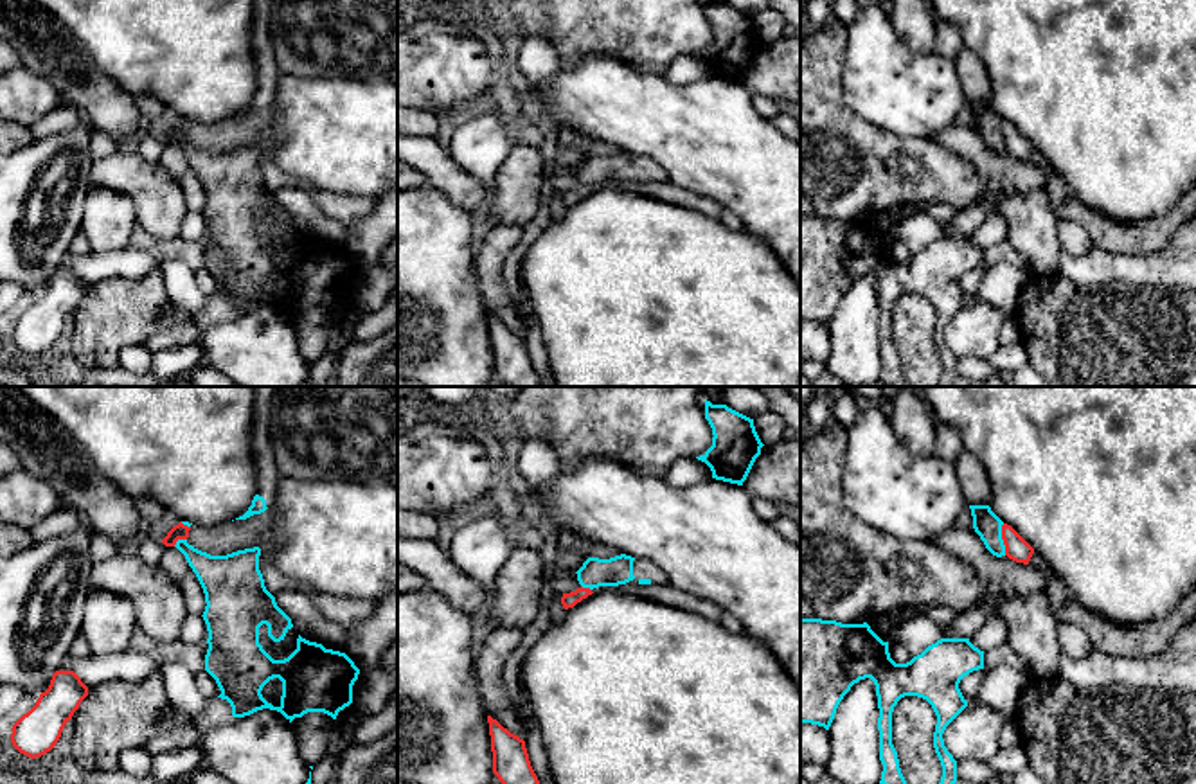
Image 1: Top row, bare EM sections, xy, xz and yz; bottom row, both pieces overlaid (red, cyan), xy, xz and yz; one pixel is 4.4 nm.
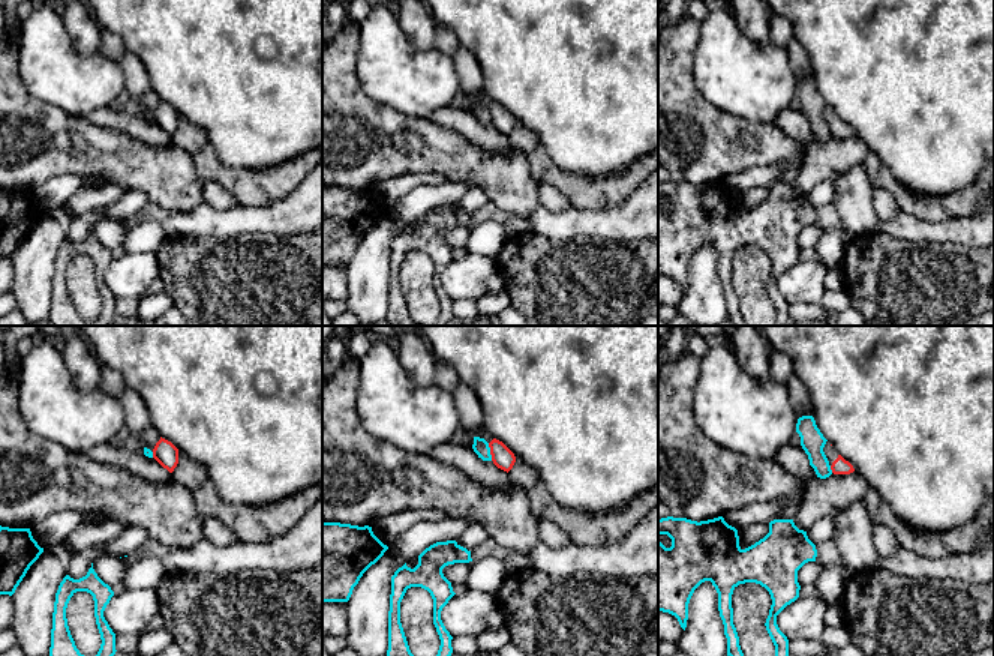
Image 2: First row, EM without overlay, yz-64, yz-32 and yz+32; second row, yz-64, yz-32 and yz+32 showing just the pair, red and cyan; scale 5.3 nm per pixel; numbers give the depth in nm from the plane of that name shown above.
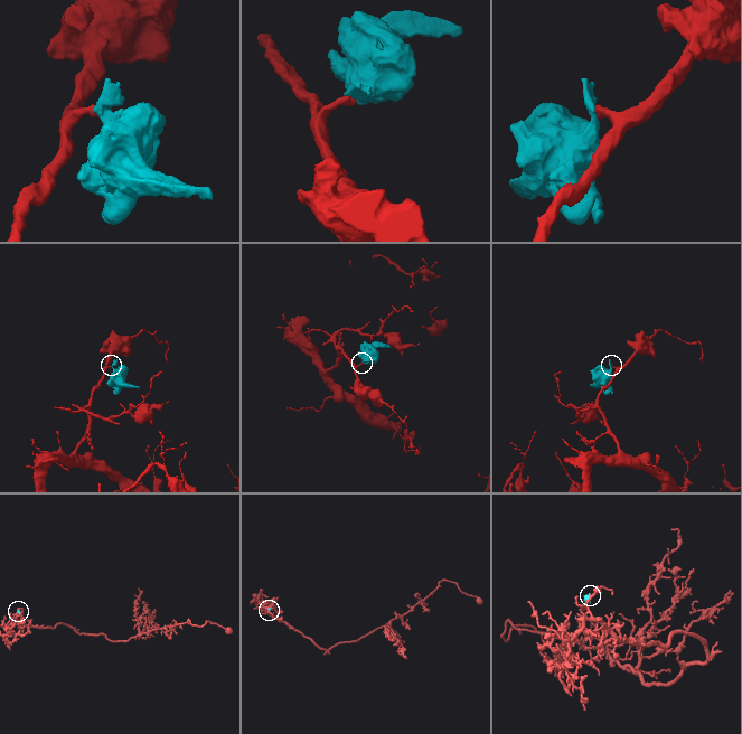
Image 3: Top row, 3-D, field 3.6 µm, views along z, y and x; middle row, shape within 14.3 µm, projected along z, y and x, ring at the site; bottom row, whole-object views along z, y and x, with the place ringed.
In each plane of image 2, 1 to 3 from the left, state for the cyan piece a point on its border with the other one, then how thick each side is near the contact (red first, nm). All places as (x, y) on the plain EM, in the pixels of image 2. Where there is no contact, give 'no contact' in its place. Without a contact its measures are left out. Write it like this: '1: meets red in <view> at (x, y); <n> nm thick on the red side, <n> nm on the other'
1: meets red in yz-64 at (153, 119); 120 nm thick on the red side, 50 nm on the other
2: meets red in yz-32 at (491, 116); 110 nm thick on the red side, 90 nm on the other
3: meets red in yz+32 at (831, 132); 90 nm thick on the red side, 130 nm on the other

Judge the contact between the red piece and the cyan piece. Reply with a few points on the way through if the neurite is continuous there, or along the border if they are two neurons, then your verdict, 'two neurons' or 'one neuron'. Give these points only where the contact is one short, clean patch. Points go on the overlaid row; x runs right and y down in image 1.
along yz (1002, 524), (1006, 554) | two neurons

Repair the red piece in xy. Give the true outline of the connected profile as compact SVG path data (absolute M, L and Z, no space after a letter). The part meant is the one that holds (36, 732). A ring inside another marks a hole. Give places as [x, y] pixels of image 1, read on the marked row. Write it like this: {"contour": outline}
{"contour": "M56 671L36 705L13 725L13 746L31 759L50 752L86 696L88 687L74 671Z"}

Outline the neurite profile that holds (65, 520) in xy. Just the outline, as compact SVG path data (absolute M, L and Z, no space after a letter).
M61 505L52 516L38 521L32 529L29 529L34 541L45 541L58 538L61 534L68 534L83 525L81 516L74 507Z

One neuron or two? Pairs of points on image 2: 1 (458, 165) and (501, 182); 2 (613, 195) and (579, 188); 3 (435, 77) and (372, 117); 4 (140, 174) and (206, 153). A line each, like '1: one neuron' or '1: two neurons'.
1: one neuron
2: one neuron
3: two neurons
4: two neurons

